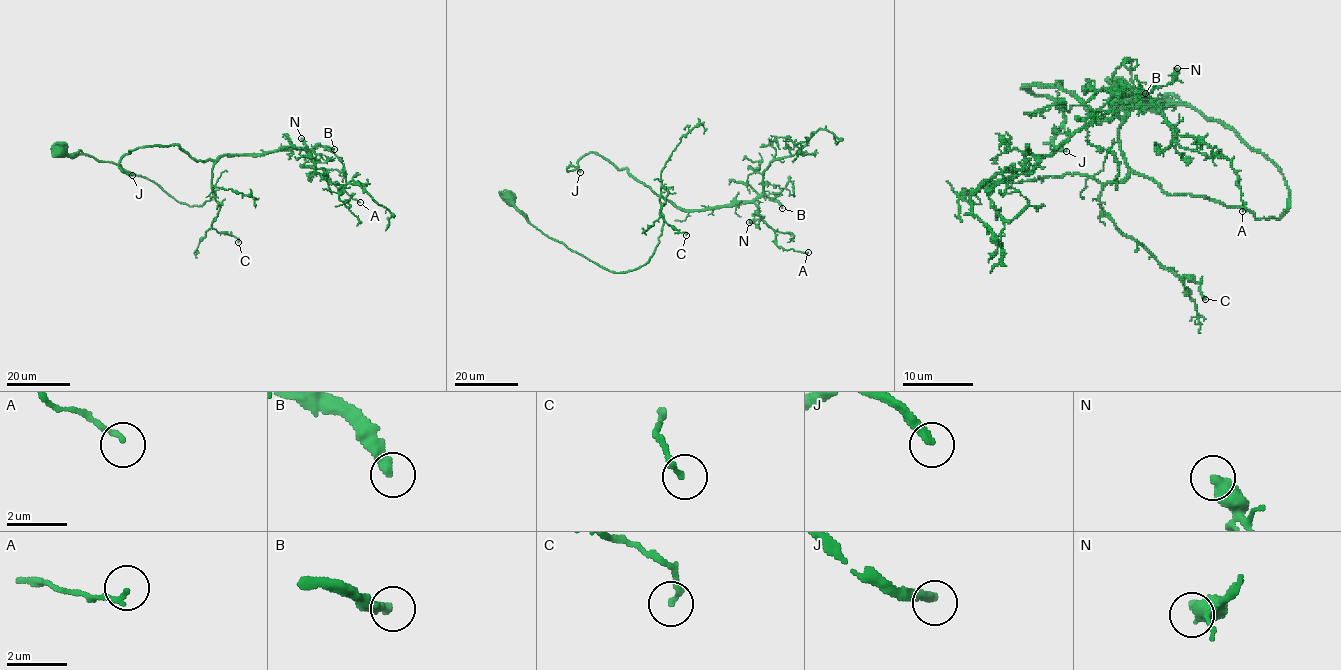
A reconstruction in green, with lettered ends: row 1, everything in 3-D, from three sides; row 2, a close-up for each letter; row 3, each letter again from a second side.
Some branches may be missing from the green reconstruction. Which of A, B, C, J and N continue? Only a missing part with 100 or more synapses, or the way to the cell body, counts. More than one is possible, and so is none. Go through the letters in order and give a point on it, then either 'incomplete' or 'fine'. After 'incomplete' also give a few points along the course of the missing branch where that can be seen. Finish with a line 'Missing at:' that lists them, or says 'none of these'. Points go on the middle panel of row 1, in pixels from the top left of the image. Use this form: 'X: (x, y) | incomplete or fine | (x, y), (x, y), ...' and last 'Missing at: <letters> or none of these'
A: (808, 252) | fine
B: (782, 208) | incomplete | (782, 208), (797, 214), (820, 210), (818, 177), (829, 175), (847, 157), (860, 133), (855, 130), (853, 114)
C: (686, 235) | fine
J: (580, 172) | incomplete | (580, 172), (598, 193), (624, 195), (645, 203), (643, 222), (636, 218), (631, 210), (631, 204), (627, 203)
N: (749, 222) | fine
Missing at: B, J

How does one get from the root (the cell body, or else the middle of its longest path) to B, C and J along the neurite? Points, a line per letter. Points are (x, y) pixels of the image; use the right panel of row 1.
B: (1124, 96), (1227, 124), (1278, 167), (1281, 214), (1137, 174), (1119, 124), (1151, 105), (1119, 86), (1145, 93)
C: (1124, 96), (1191, 105), (1285, 179), (1278, 218), (1168, 195), (1131, 172), (1103, 188), (1105, 214), (1205, 299)
J: (1124, 96), (1227, 124), (1288, 206), (1168, 195), (1128, 165), (1117, 116), (1025, 84), (1064, 109), (1066, 151)

